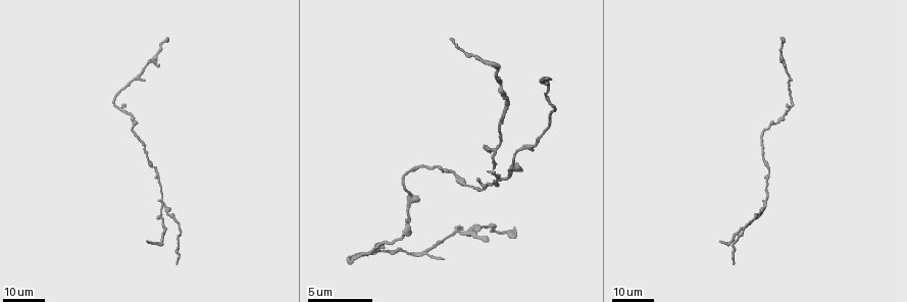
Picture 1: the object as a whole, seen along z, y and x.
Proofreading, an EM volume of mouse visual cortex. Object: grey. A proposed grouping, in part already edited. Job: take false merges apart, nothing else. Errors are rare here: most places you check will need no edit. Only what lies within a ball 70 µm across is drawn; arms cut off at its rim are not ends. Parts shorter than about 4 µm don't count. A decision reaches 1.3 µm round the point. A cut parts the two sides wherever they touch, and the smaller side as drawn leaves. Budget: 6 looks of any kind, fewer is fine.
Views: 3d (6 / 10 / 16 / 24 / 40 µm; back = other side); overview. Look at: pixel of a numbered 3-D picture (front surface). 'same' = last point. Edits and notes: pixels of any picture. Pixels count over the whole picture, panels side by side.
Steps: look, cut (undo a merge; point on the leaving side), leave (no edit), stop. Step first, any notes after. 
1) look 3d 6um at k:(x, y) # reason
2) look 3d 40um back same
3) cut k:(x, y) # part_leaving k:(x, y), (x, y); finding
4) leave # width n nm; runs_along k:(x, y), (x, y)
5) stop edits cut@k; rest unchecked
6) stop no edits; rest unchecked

look 3d 24um at 1:(767, 166) # thick turns thin

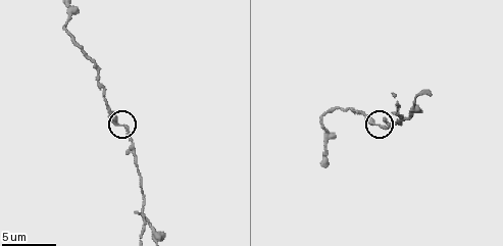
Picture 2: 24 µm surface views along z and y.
look 3d 10um at 2:(373, 124)

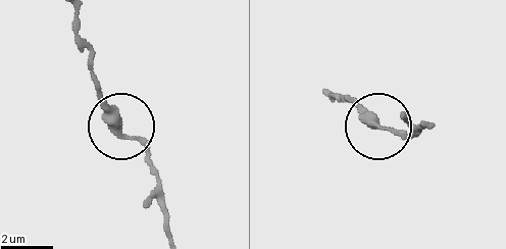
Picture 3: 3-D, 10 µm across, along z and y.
leave # continuous, no second neuron

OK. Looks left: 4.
look 3d 6um at 2:(143, 221) # four-way junction

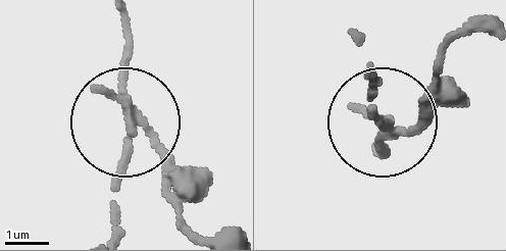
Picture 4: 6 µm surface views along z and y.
cut 4:(162, 167) # arms 4; part_leaving 4:(130, 113), (192, 234); two neurons meet here

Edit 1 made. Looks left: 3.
stop edits cut@4; rest unchecked

